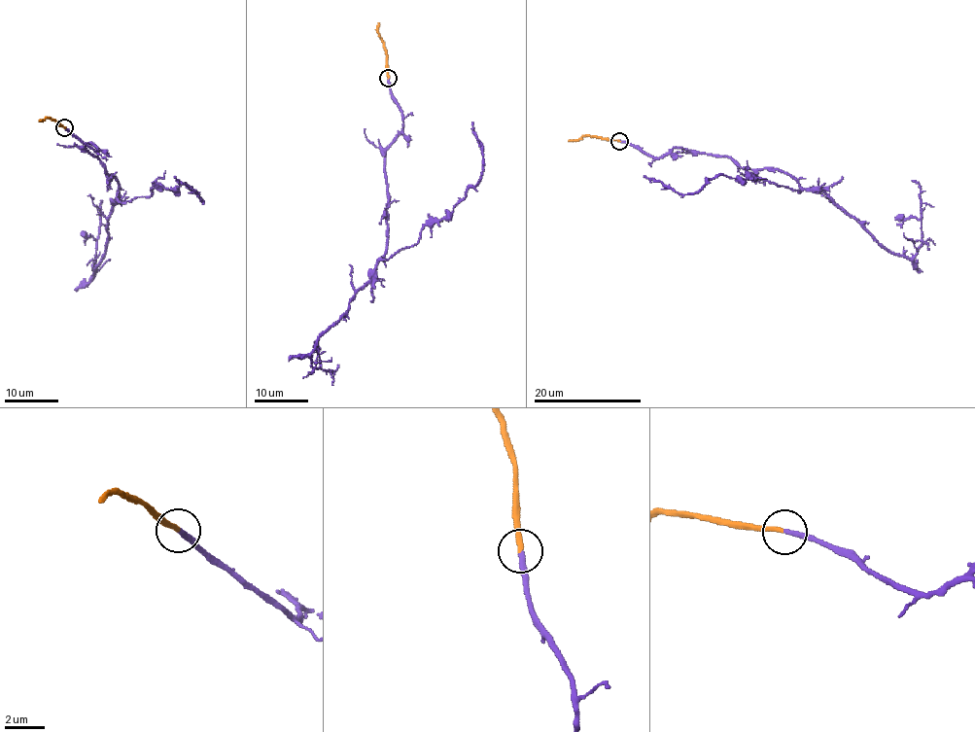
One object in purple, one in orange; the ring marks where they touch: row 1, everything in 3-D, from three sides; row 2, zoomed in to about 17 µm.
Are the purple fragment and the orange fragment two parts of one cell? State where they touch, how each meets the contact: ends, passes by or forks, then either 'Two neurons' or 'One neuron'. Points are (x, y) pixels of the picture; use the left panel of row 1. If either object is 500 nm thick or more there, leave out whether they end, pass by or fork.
Place: (64, 127). At the ring purple ends. At the ring orange ends. One neuron

